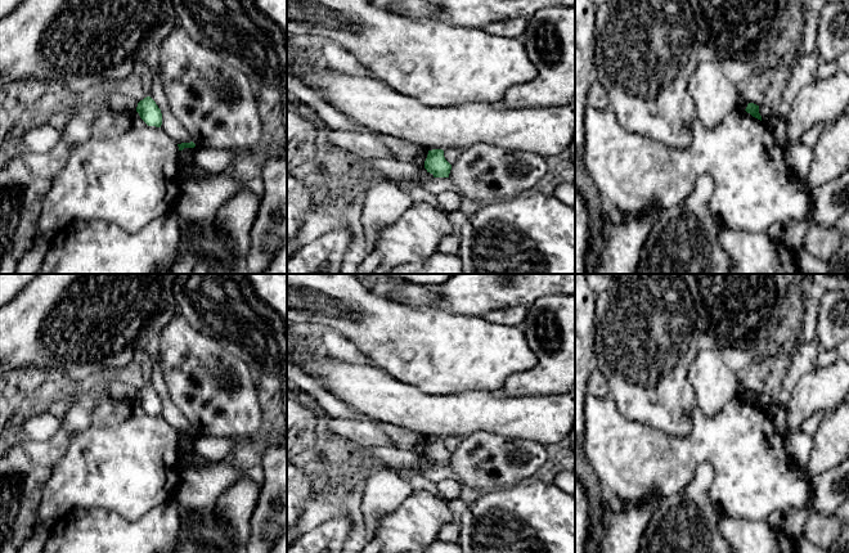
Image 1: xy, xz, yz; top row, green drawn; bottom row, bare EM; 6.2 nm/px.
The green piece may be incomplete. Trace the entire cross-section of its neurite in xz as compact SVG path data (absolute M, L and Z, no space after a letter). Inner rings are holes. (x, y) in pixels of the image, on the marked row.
M432 149L428 150L424 168L432 174L434 177L449 177L452 165L445 159L443 149Z

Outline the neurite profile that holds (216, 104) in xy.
M180 24L162 41L154 57L170 111L198 148L257 150L262 127L256 89L247 76L228 64L215 50L194 41Z

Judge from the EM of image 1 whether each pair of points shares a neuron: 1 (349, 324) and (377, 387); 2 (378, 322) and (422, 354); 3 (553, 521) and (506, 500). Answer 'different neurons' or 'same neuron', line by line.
1: different neurons
2: same neuron
3: same neuron

